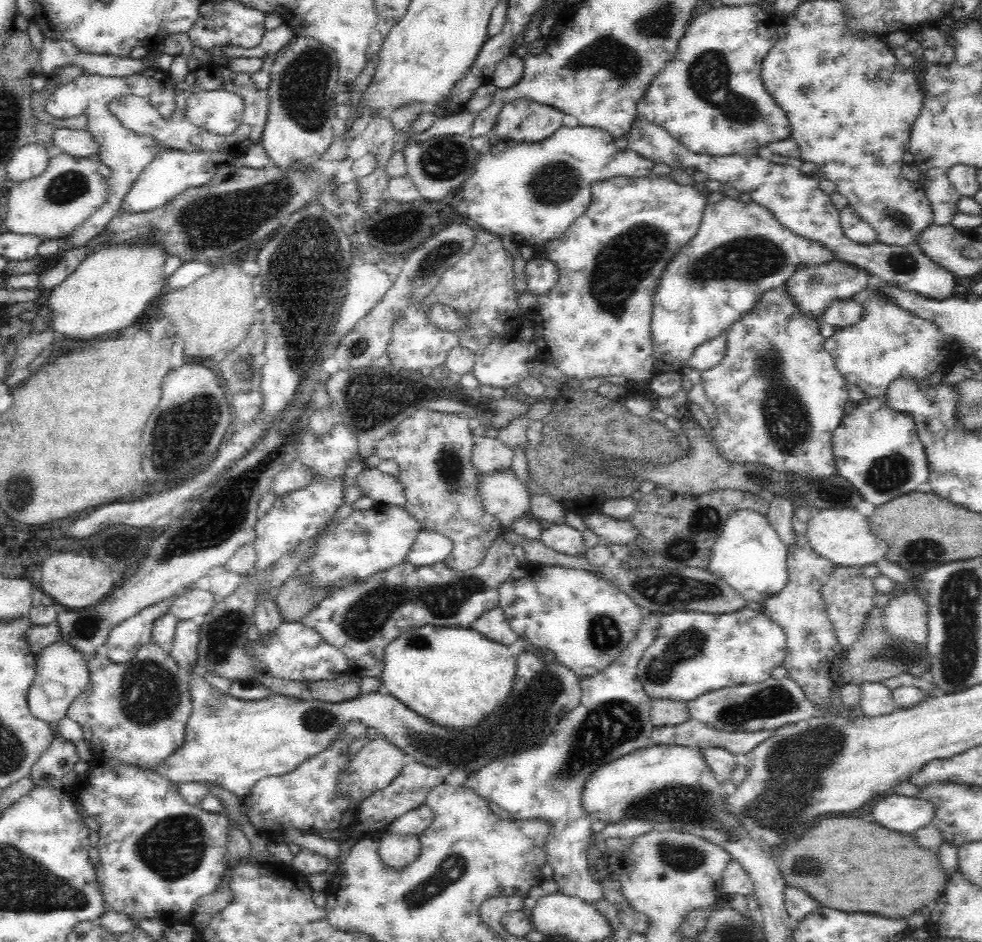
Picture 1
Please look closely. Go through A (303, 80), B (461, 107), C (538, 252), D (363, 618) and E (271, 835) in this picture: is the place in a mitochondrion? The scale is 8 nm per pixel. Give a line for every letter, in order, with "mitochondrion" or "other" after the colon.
A: mitochondrion
B: other
C: other
D: mitochondrion
E: other

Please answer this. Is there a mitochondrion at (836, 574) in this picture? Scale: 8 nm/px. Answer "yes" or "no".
no

